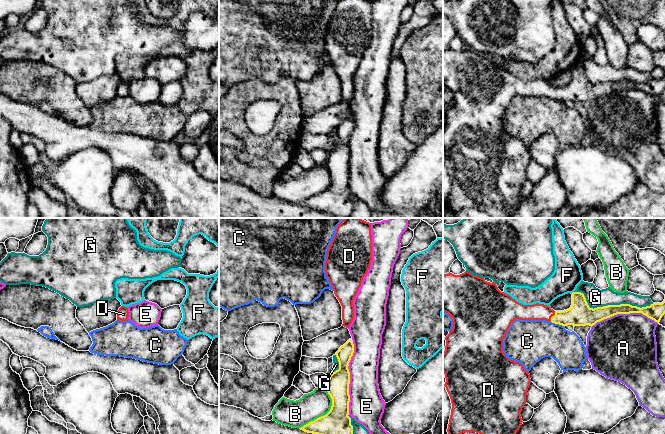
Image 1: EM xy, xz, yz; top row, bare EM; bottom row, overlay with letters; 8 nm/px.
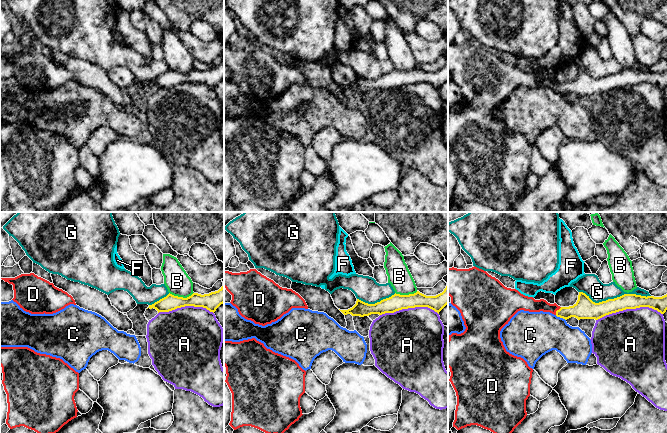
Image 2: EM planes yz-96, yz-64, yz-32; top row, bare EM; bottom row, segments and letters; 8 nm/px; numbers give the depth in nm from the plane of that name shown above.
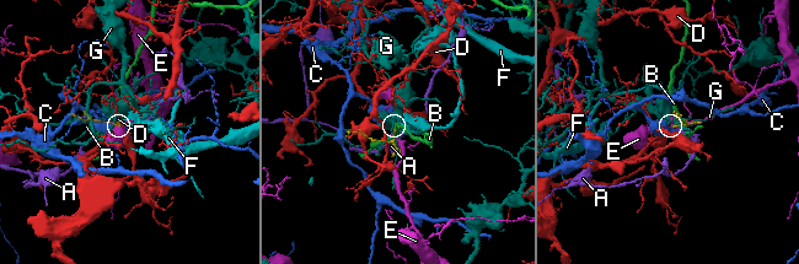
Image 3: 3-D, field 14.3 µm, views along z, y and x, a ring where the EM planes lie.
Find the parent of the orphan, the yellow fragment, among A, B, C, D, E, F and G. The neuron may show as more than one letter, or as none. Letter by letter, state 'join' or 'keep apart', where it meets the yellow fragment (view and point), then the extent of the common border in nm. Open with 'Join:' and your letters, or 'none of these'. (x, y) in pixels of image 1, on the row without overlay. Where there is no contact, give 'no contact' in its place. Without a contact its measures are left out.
Join: D
A: keep apart; contact yz (624, 89); length 550 nm
B: keep apart; contact xz (324, 191); length 380 nm
C: keep apart; contact yz (558, 99); length 120 nm
D: join; contact yz (552, 92); length 100 nm
E: keep apart; contact xz (349, 154); length 600 nm
F: keep apart; no contact
G: keep apart; contact yz (611, 81); length 650 nm

